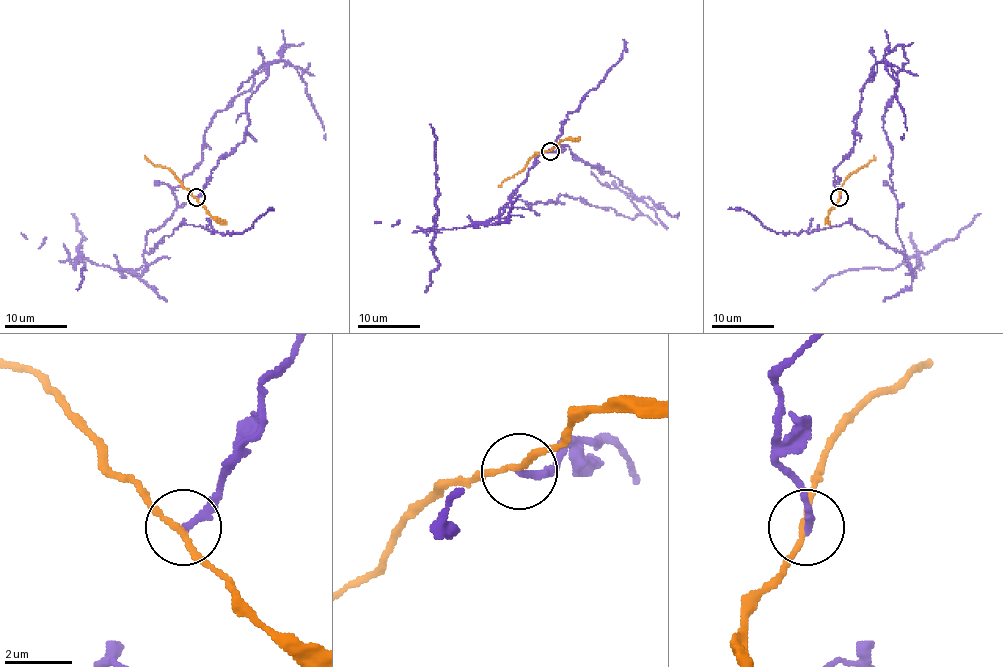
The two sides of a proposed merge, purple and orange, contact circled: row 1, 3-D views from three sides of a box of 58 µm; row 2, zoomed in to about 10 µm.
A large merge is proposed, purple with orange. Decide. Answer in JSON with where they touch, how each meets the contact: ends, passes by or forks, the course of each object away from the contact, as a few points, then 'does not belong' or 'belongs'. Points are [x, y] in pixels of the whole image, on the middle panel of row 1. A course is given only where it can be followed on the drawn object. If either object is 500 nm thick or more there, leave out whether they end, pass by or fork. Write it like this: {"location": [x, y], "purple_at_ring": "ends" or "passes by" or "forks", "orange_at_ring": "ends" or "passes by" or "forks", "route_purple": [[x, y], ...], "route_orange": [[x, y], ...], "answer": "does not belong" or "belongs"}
{"location": [550, 151], "purple_at_ring": "ends", "orange_at_ring": "passes by", "route_purple": [[550, 151], [567, 146], [611, 174], [640, 212], [632, 220], [566, 195], [498, 215], [619, 60], [622, 39]], "route_orange": [[550, 151], [536, 154], [520, 171], [498, 185]], "answer": "does not belong"}

